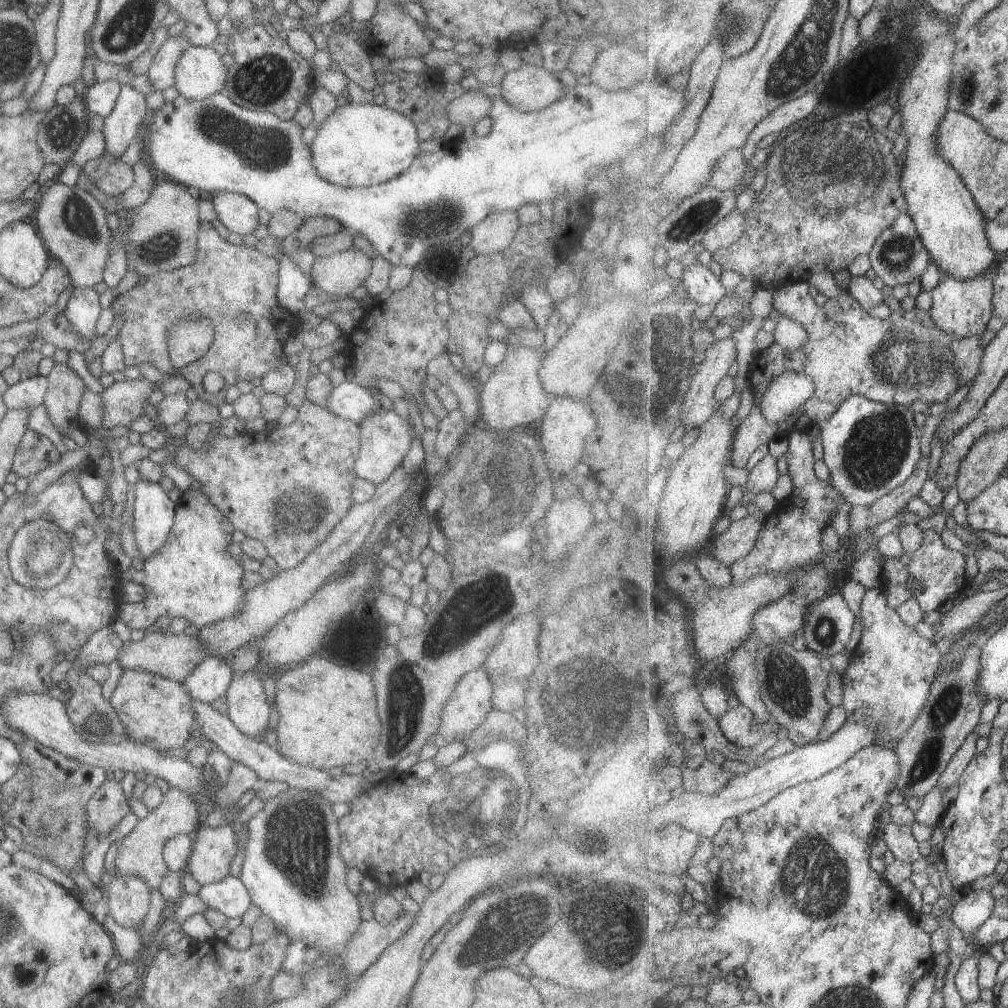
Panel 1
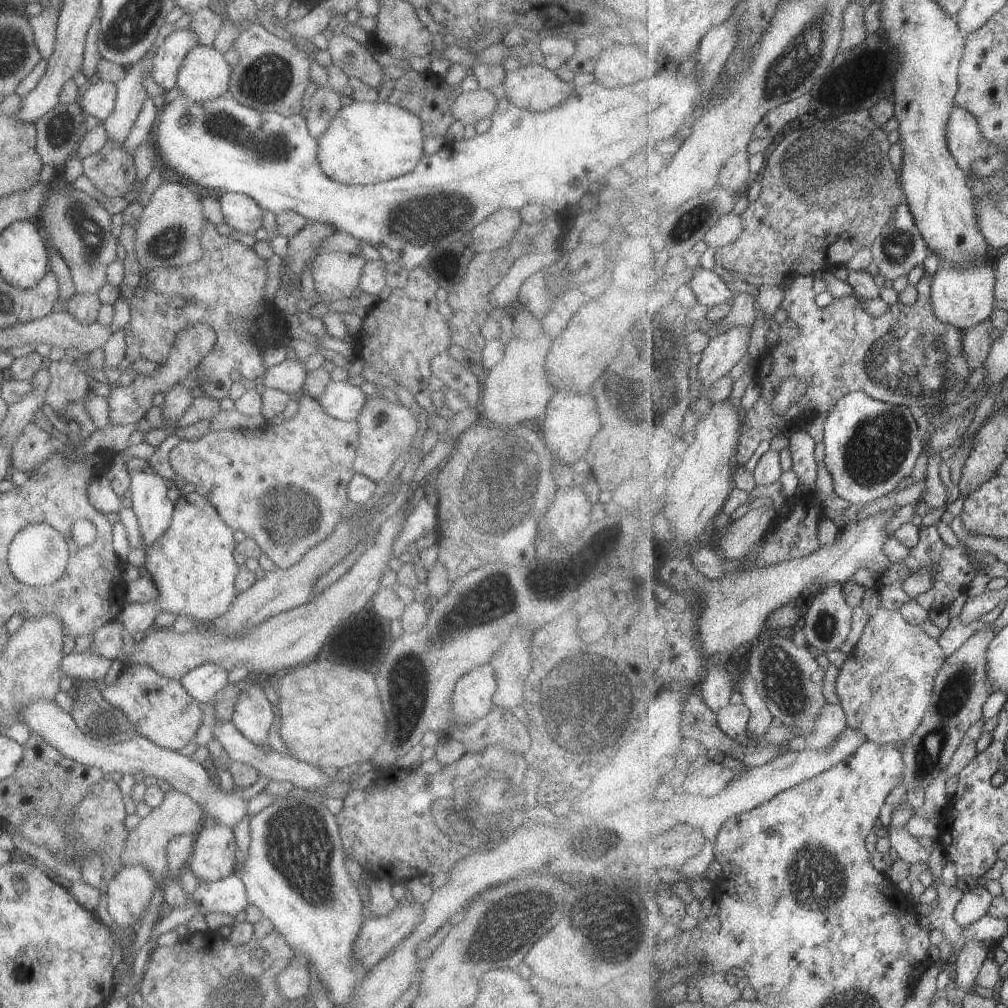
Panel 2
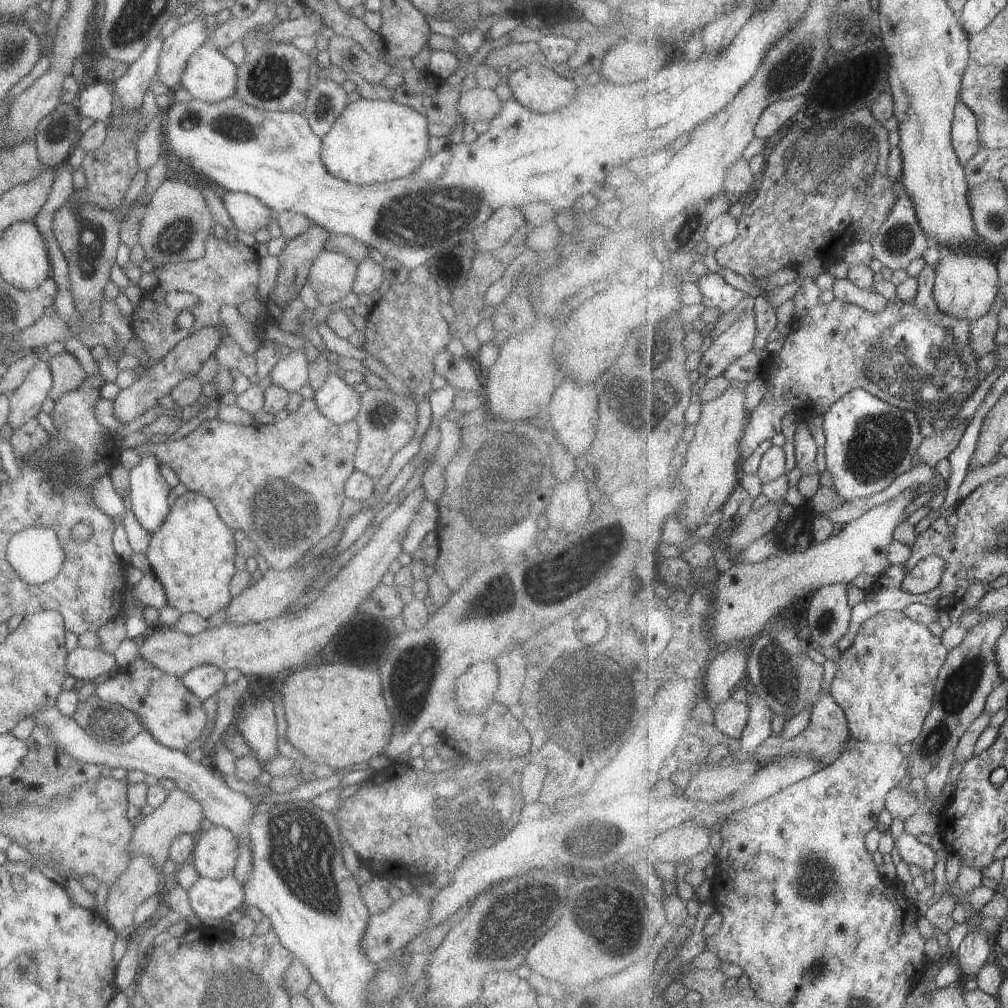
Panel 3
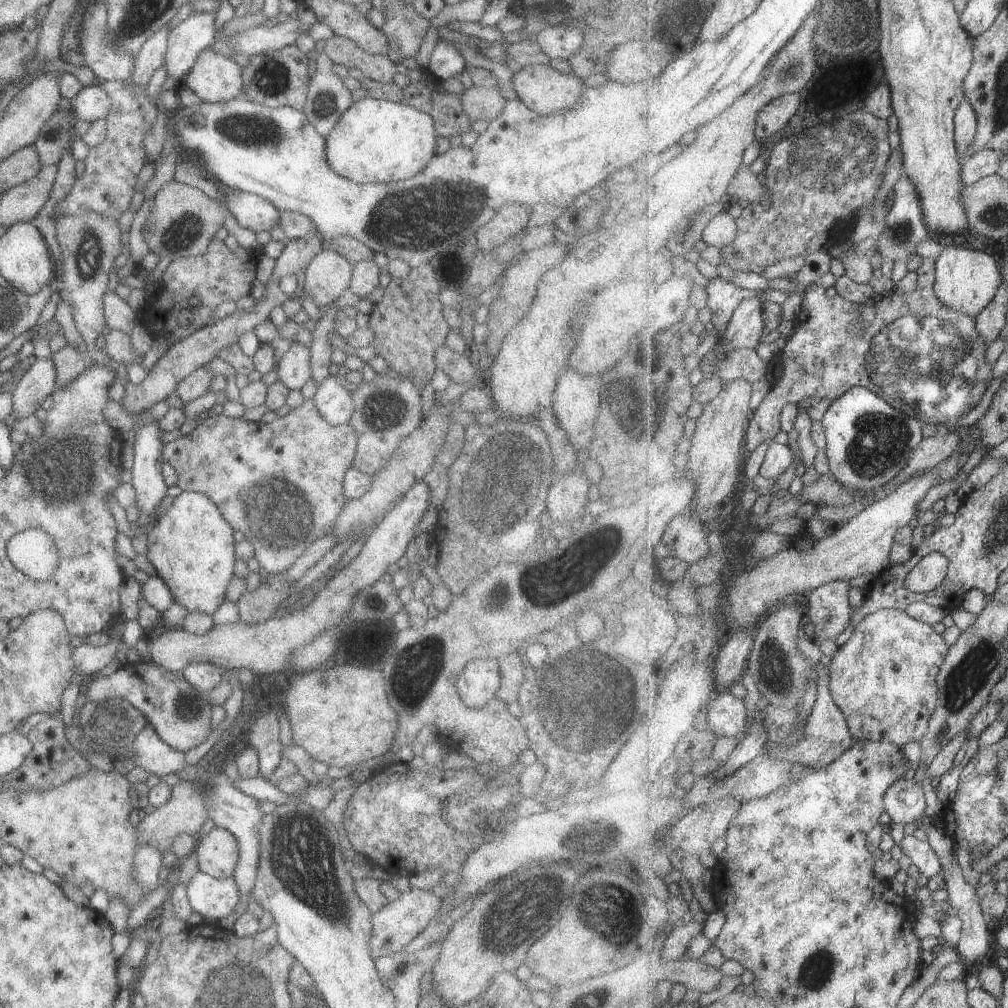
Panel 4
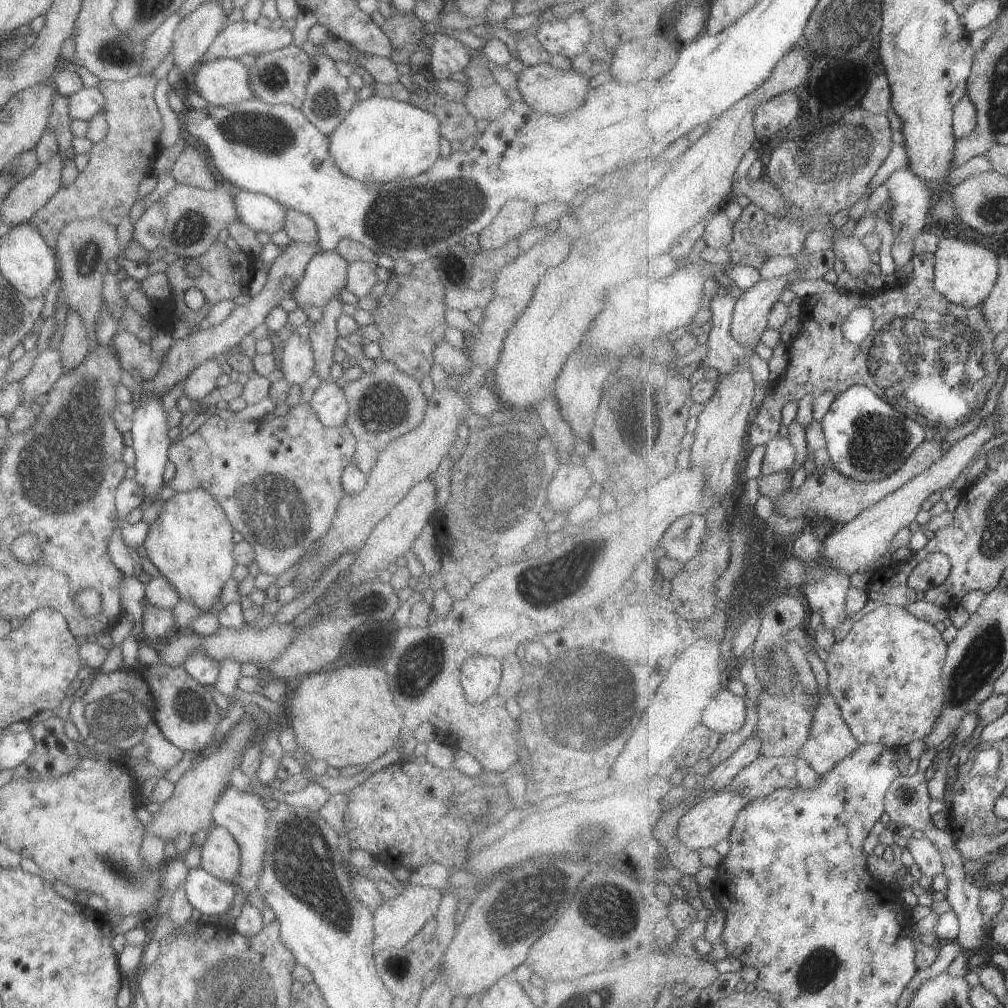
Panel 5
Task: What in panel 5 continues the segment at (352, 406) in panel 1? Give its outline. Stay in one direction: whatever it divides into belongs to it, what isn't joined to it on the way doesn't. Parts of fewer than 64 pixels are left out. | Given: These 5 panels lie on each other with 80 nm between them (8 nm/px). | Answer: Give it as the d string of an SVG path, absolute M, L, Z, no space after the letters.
M335 380L321 381L308 402L317 420L326 427L344 424L348 415L348 402L342 389L335 385Z

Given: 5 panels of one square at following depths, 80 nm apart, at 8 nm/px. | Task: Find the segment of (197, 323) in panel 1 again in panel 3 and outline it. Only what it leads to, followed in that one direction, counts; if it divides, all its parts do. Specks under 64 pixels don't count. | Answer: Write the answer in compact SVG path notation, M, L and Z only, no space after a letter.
M223 326L201 327L178 340L165 356L151 364L151 366L141 368L139 377L127 388L119 390L115 394L115 398L112 399L113 416L124 425L137 418L141 413L146 413L156 404L156 400L160 396L167 395L178 382L185 380L187 377L195 376L197 372L201 371L202 362L212 356L220 342L223 330L225 330Z

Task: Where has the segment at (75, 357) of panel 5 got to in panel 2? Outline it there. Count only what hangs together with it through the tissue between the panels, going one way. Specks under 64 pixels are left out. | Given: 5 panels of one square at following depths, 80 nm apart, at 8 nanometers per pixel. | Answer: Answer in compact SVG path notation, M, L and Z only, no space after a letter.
M72 357L51 361L45 370L50 380L43 396L43 404L47 405L55 415L59 415L70 401L86 396L88 378L76 368Z

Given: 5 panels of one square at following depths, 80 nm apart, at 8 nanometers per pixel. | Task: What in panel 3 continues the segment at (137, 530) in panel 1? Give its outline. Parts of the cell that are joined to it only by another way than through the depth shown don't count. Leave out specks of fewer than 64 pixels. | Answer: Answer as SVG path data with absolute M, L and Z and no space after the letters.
M149 452L139 455L139 463L128 470L129 486L126 496L129 500L130 510L133 512L139 526L151 536L163 524L171 505L171 493L167 482L158 471L155 458Z

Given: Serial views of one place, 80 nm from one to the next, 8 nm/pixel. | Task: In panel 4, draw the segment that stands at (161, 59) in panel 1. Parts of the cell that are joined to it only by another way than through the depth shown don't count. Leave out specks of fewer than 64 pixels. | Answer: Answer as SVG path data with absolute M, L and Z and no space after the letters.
M193 12L169 30L163 59L166 78L180 85L201 51L214 40L214 13Z

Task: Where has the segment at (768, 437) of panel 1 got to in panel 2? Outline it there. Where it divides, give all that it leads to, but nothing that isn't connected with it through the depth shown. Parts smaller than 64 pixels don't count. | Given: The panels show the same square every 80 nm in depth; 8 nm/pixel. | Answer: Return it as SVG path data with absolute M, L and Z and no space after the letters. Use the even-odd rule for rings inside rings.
M924 274L915 286L918 290L915 304L904 306L897 302L881 317L871 315L855 296L833 298L824 308L817 306L813 292L815 279L816 275L797 275L785 284L791 288L785 292L782 308L787 318L803 328L803 336L793 342L777 344L755 363L761 394L753 407L743 412L738 467L745 467L763 442L770 442L774 435L794 430L793 424L801 420L803 408L826 417L847 394L862 391L880 402L917 406L930 411L935 406L953 405L967 386L972 372L963 348L966 332L937 318L931 299L934 280L928 274ZM787 378L805 382L807 393L785 414L775 414L771 395Z

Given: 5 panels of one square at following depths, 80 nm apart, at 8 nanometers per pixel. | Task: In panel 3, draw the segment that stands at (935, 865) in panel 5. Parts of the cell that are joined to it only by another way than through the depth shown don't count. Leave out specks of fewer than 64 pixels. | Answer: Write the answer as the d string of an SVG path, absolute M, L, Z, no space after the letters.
M903 833L894 840L900 858L909 864L919 866L926 872L931 872L935 868L935 849L932 844L922 844L913 835Z

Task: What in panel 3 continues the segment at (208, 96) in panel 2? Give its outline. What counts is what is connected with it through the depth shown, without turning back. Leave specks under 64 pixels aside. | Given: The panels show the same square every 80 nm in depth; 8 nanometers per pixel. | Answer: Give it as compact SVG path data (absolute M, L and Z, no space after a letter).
M209 43L196 48L184 64L179 77L178 88L185 88L193 99L212 103L234 94L236 83L236 66L231 63L222 51L218 51Z

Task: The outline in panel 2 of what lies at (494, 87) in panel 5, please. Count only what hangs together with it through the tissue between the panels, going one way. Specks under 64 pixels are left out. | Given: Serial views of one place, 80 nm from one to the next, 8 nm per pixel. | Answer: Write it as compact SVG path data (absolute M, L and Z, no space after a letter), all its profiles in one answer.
M488 90L462 91L451 104L451 116L463 126L475 125L479 120L490 118L496 104L495 96Z

